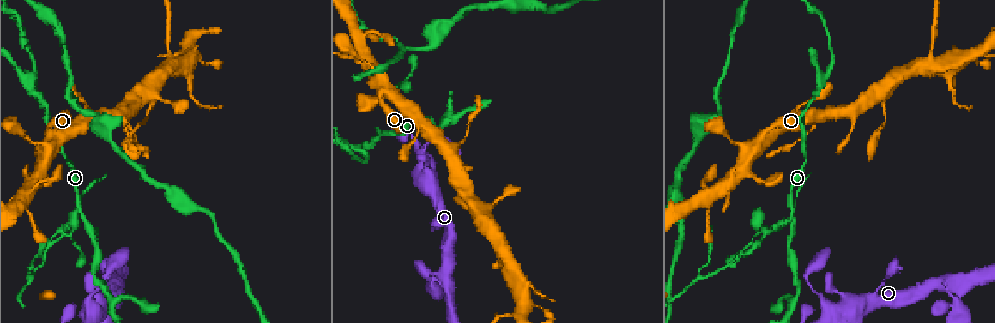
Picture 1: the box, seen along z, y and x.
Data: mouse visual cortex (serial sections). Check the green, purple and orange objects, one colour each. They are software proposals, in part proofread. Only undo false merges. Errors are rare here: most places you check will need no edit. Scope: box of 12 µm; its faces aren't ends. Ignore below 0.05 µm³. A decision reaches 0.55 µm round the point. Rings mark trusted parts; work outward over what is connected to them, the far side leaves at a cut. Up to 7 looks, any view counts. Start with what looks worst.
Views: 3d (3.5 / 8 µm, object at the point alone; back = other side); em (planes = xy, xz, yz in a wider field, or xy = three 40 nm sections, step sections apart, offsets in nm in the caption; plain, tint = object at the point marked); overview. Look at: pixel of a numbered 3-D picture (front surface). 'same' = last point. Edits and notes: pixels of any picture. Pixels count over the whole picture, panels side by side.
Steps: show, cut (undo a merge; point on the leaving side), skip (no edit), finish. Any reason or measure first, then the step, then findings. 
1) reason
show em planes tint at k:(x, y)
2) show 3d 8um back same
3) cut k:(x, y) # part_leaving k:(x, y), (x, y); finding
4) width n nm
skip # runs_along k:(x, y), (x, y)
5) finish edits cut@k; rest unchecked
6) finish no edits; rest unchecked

arms part here
show em xy step 3 tint at 1:(791, 215)

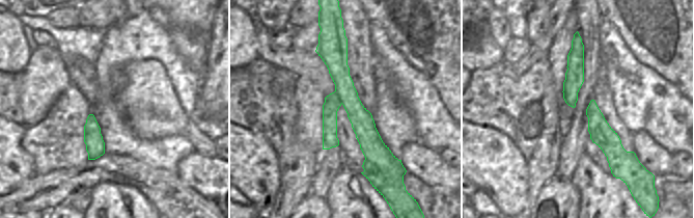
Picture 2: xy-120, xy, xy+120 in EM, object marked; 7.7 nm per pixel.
show 3d 3.5um same

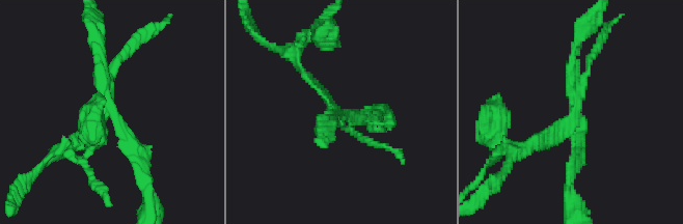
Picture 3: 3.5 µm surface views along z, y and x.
cut 3:(129, 49) # a second cell is stuck on

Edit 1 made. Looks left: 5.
redraw
show overview

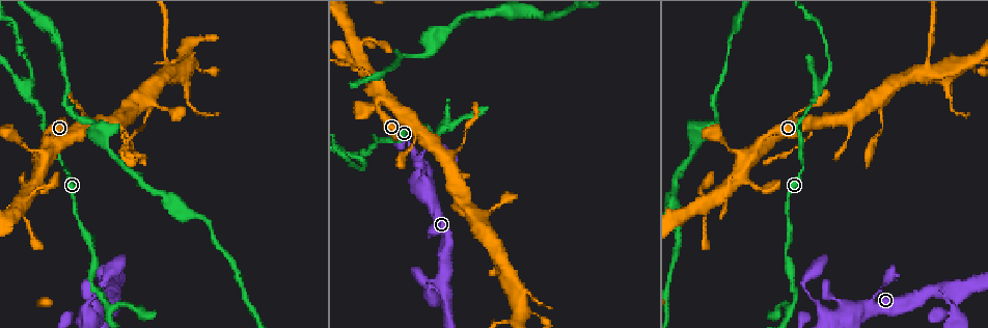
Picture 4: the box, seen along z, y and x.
a fork
show 3d 8um at 4:(28, 93)

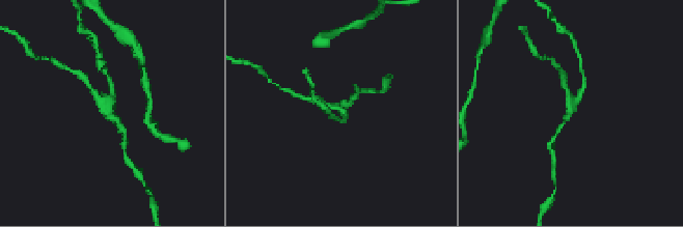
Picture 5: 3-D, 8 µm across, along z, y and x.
closer look
show 3d 3.5um at 5:(341, 110)

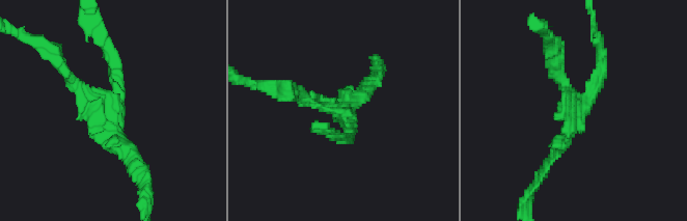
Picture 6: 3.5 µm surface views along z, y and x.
arms 3; arm_widths 150, 150, 200 nm; shape alone is not enough
show em xy step 3 tint at 6:(112, 128)

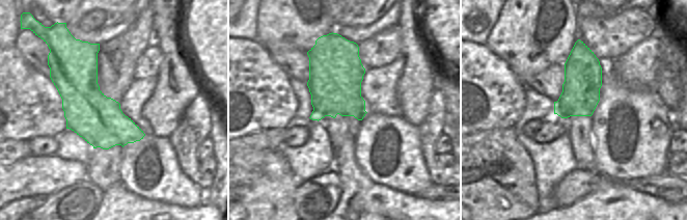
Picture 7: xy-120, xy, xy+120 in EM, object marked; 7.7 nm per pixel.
cut 6:(117, 61) # two cells meet here

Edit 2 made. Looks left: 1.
finish edits cut@3, cut@6; rest unchecked

